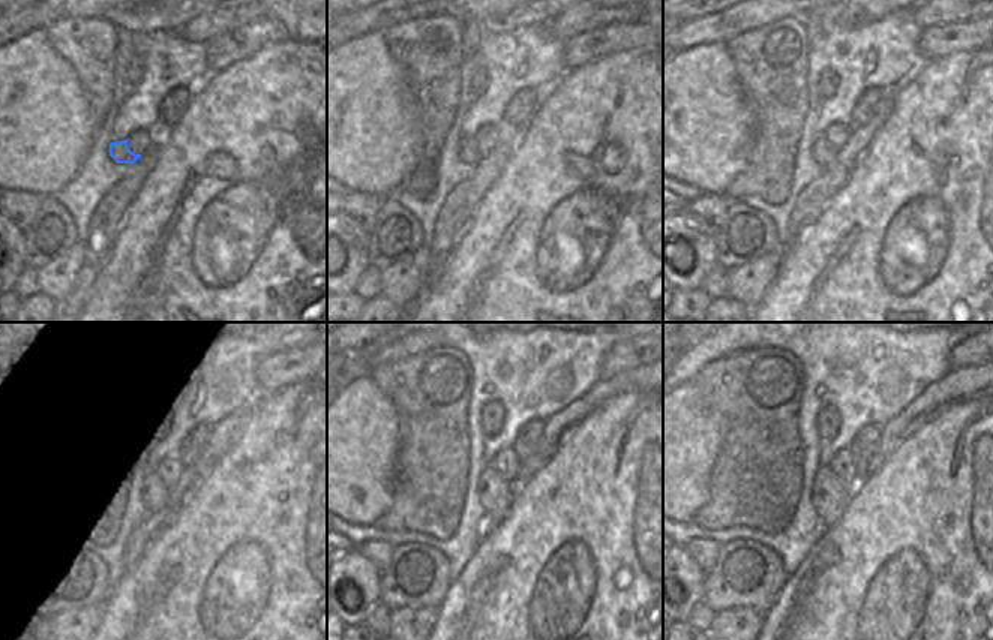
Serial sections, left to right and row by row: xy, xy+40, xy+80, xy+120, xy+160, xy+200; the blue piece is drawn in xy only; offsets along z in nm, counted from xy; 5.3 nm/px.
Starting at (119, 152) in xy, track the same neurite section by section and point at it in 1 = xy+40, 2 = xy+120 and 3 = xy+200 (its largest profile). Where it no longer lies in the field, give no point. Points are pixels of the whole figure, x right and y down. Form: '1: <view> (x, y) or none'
1: xy+40 (471, 153)
2: xy+120 (156, 493)
3: xy+200 (830, 495)

